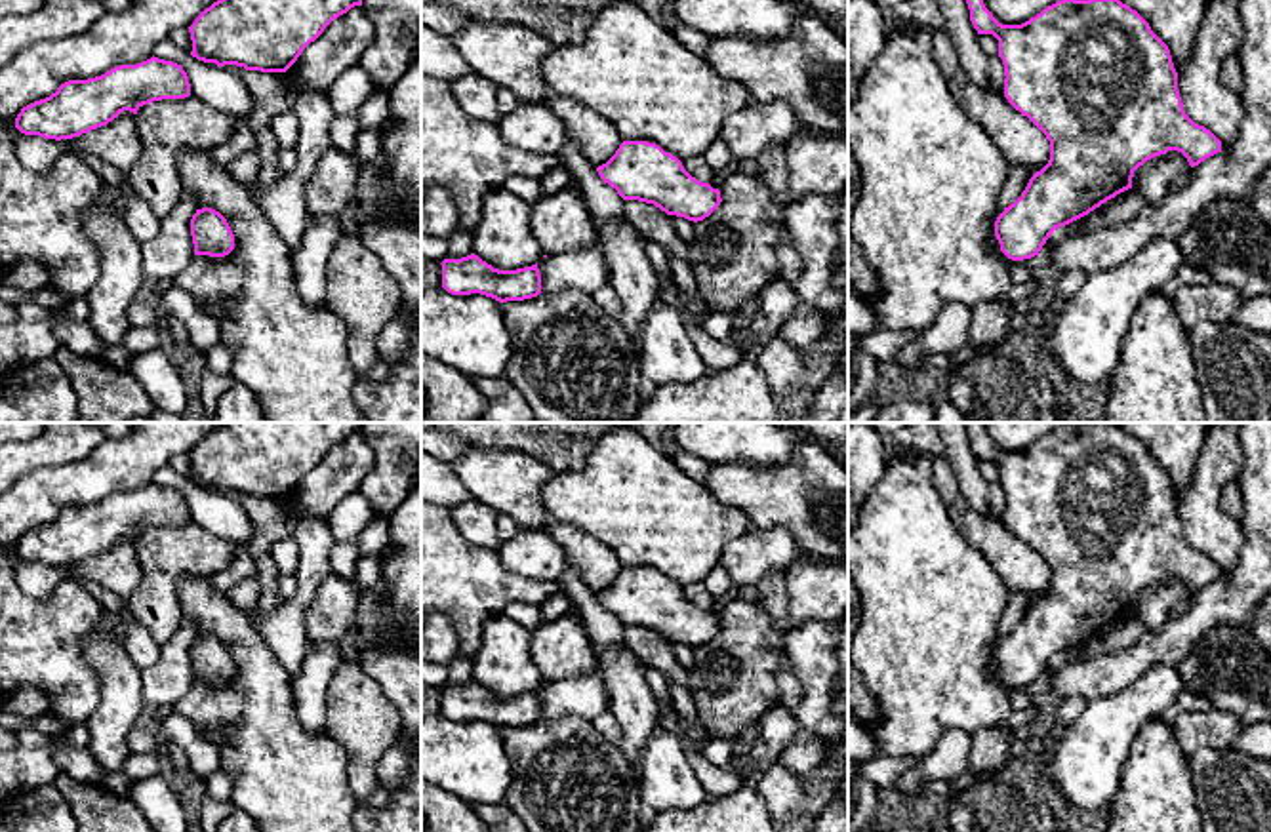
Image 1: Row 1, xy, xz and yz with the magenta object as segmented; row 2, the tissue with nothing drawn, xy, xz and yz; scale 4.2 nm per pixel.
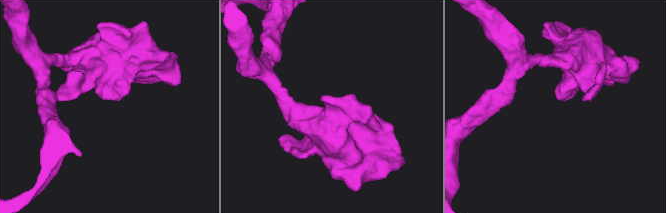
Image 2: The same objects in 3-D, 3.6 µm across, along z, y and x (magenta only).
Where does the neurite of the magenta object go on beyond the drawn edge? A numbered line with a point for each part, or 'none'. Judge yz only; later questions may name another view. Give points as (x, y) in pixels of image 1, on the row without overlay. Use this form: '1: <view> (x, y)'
none

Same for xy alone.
none

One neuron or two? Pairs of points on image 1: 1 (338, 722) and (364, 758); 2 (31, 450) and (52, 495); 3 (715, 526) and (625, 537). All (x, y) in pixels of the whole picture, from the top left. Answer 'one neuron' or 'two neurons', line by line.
1: one neuron
2: two neurons
3: one neuron

